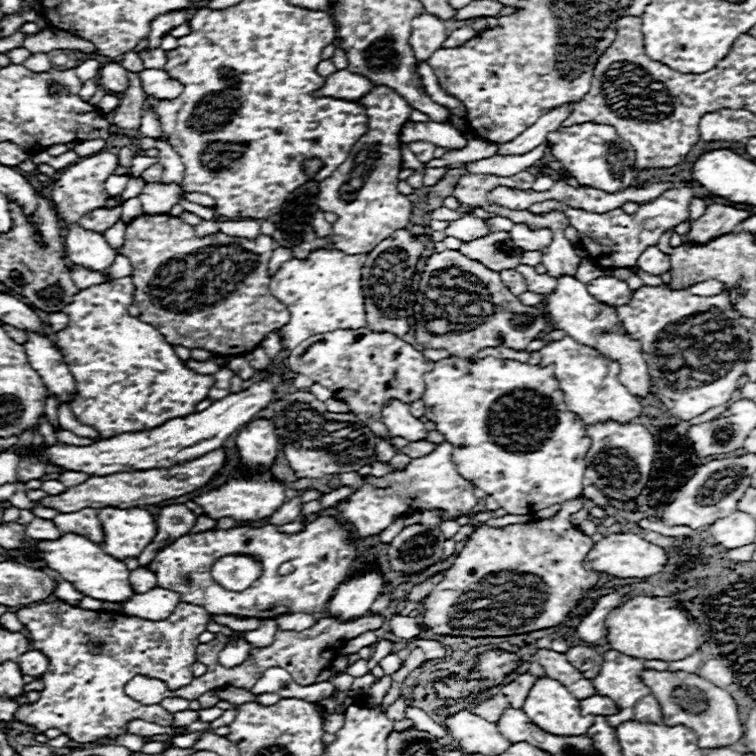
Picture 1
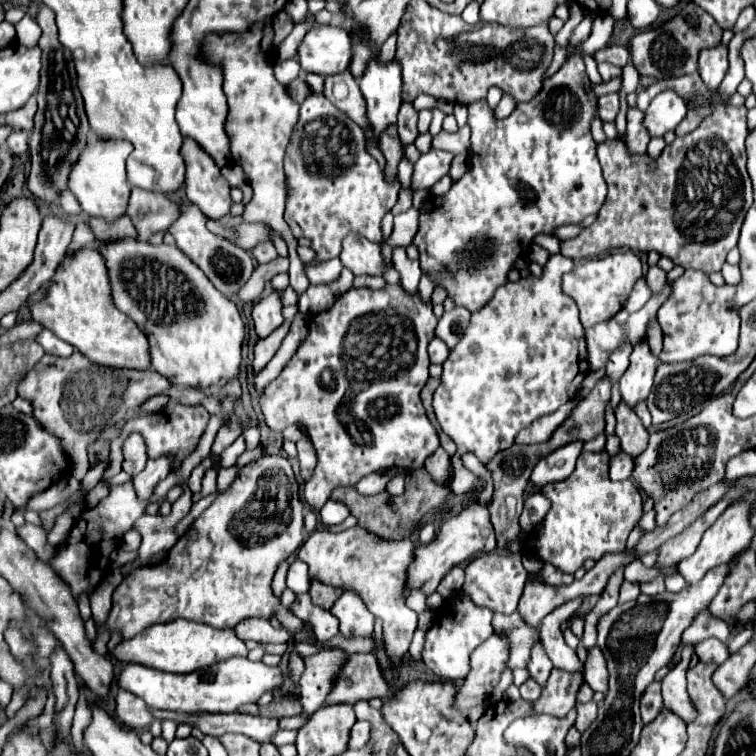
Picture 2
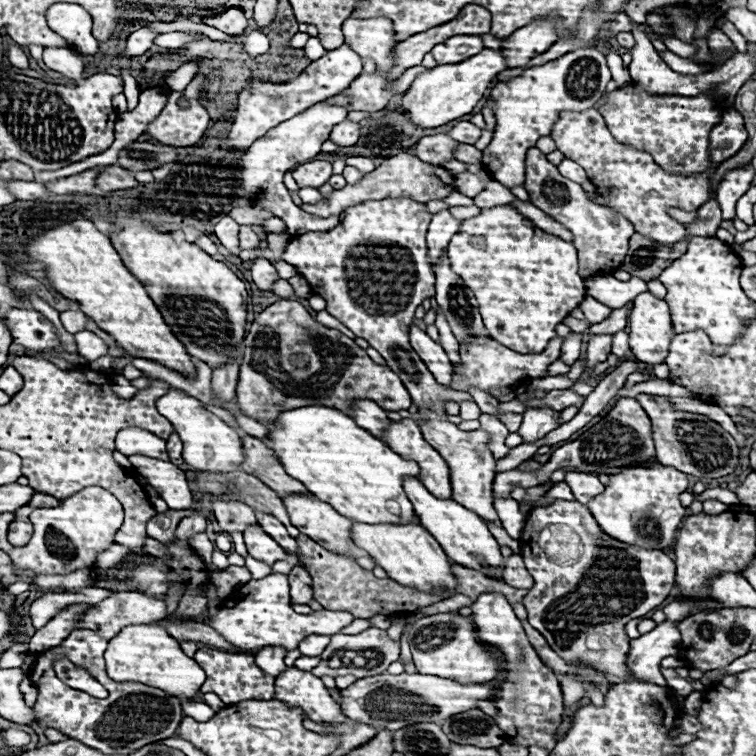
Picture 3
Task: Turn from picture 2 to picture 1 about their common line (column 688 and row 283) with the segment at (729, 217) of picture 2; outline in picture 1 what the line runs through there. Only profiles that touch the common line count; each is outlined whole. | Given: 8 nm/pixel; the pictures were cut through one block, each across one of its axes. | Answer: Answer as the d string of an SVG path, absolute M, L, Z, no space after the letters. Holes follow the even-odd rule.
M140 214L126 224L126 240L116 250L124 254L132 264L134 282L134 304L148 300L148 310L140 310L142 322L154 326L172 346L202 348L216 356L240 356L254 350L266 334L282 328L290 314L282 302L278 302L268 288L268 262L276 248L272 236L260 234L256 240L230 238L228 234L216 232L204 238L194 234L194 226L168 214Z

